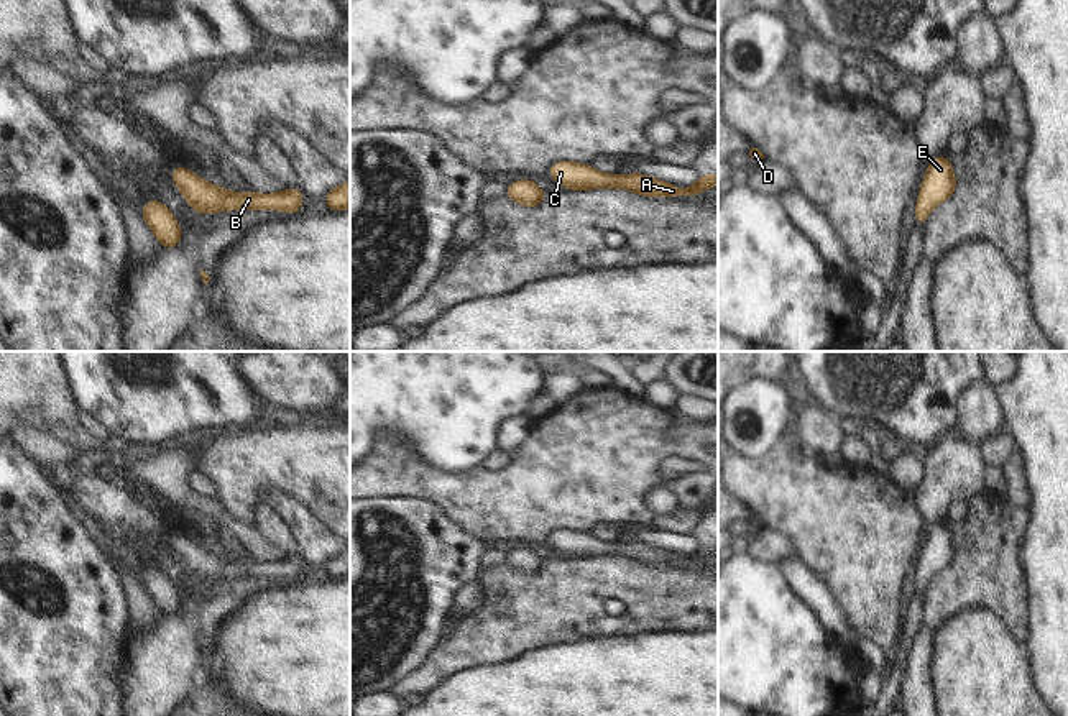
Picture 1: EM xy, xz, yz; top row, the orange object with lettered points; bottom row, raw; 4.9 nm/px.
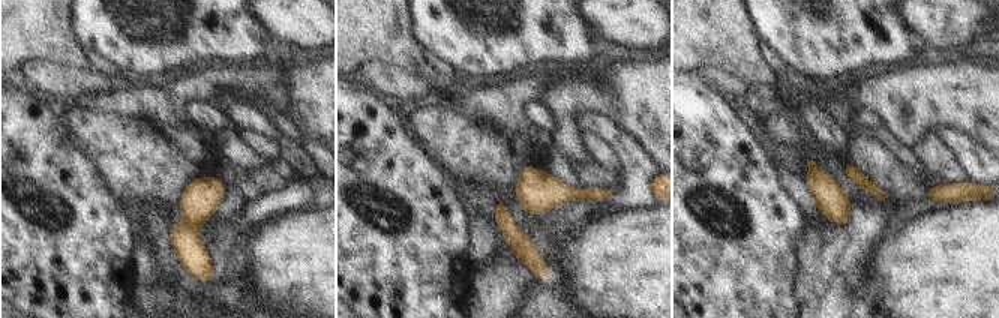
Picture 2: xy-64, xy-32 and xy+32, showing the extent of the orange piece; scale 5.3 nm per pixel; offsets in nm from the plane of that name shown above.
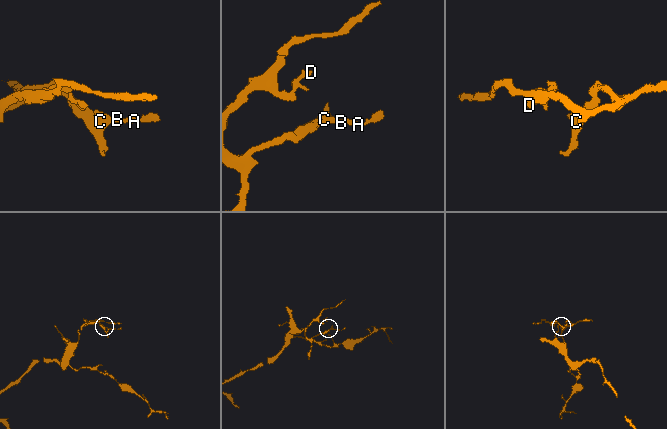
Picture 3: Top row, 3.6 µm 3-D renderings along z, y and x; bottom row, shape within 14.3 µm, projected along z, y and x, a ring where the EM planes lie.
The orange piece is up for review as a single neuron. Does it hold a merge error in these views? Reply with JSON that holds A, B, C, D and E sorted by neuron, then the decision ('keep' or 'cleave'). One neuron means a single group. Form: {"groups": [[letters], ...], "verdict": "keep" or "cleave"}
{"groups": [["A", "B", "C", "D", "E"]], "verdict": "keep"}

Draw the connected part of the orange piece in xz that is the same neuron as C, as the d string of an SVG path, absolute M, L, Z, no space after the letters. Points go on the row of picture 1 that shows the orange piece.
M557 161L549 168L547 176L572 190L623 187L644 197L693 197L708 187L718 186L718 174L702 174L692 187L679 189L641 172L628 176L603 174L590 164L580 164L577 161Z

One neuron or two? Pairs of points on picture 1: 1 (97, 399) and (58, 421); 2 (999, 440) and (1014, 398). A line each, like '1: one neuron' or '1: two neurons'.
1: two neurons
2: two neurons

